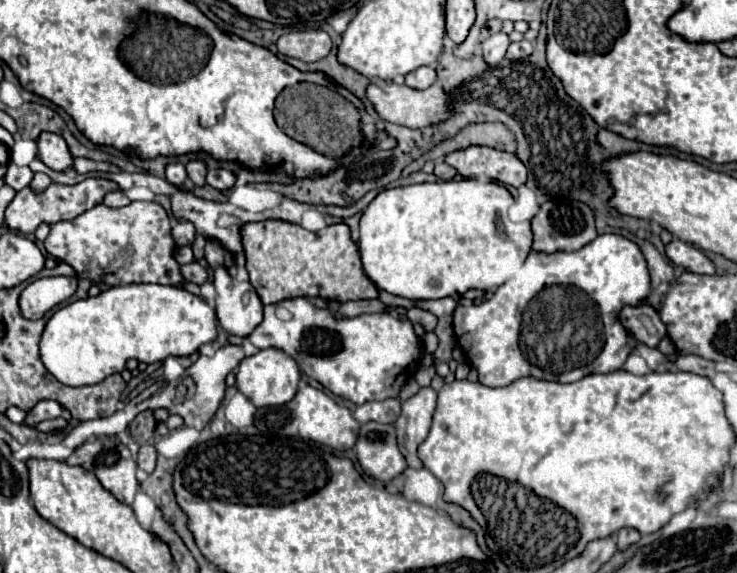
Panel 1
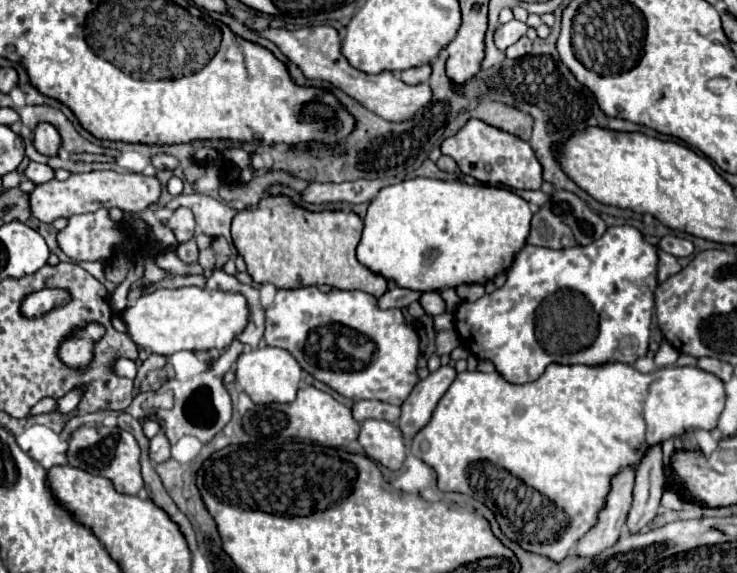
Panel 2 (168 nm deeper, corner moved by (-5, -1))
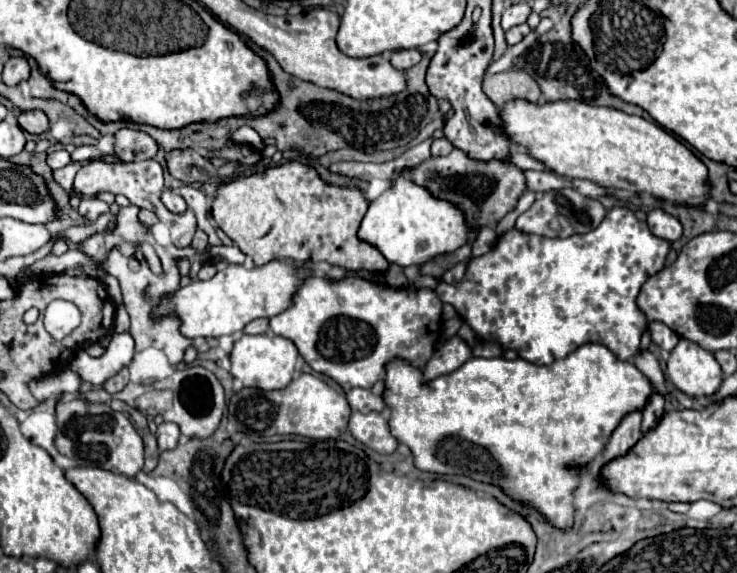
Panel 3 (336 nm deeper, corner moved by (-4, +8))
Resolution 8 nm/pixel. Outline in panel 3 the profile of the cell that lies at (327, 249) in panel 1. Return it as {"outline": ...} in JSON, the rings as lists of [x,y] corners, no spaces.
{"outline":[[[287,162],[283,166],[267,168],[263,172],[229,180],[219,186],[213,202],[211,216],[217,226],[239,246],[239,250],[253,258],[257,266],[263,266],[271,260],[295,260],[295,262],[329,262],[345,270],[377,270],[385,272],[389,262],[371,246],[357,236],[361,220],[369,208],[369,200],[359,188],[327,184],[313,166],[301,162]]]}

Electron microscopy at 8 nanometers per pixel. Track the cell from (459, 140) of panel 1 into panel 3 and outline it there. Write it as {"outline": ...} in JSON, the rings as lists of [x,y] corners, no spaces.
{"outline":[[[509,68],[499,74],[487,74],[483,82],[483,92],[495,106],[503,106],[511,98],[525,98],[531,102],[539,102],[541,90],[533,76],[523,70]]]}

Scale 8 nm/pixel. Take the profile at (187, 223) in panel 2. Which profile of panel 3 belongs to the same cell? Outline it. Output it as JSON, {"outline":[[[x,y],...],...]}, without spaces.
{"outline":[[[167,188],[161,192],[161,202],[167,206],[167,210],[171,210],[171,212],[175,212],[175,214],[181,214],[181,212],[187,210],[185,200],[183,200],[177,192],[167,190]]]}

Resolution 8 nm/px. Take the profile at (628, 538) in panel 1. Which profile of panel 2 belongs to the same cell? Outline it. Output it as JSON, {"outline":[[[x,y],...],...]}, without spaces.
{"outline":[[[656,445],[646,451],[642,463],[636,469],[634,501],[626,519],[626,529],[630,533],[638,533],[652,523],[660,507],[664,485],[666,485],[666,477],[662,467],[662,447]]]}

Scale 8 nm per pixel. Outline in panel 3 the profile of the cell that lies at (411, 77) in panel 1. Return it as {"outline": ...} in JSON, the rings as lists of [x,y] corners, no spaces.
{"outline":[[[395,50],[391,52],[389,62],[397,68],[397,70],[407,70],[411,66],[415,66],[421,60],[419,50]]]}

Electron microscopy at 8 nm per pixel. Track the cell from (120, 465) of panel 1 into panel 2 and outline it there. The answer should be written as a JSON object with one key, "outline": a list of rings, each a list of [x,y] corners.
{"outline":[[[104,425],[80,427],[70,437],[68,465],[78,467],[78,469],[86,469],[92,475],[102,475],[102,477],[110,479],[118,493],[138,495],[138,491],[144,487],[138,457],[140,457],[140,449],[138,449],[136,439],[120,427],[104,427]]]}

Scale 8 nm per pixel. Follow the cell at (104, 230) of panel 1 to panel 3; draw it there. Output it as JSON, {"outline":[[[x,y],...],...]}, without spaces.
{"outline":[[[83,198],[79,204],[79,214],[83,214],[89,220],[97,220],[105,212],[107,212],[107,202],[99,198]]]}

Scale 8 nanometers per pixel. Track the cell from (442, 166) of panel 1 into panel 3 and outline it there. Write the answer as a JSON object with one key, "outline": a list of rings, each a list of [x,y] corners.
{"outline":[[[439,138],[439,140],[433,140],[433,144],[431,144],[431,154],[433,154],[433,156],[445,156],[445,154],[451,152],[451,148],[453,148],[453,144],[451,144],[447,138]]]}

